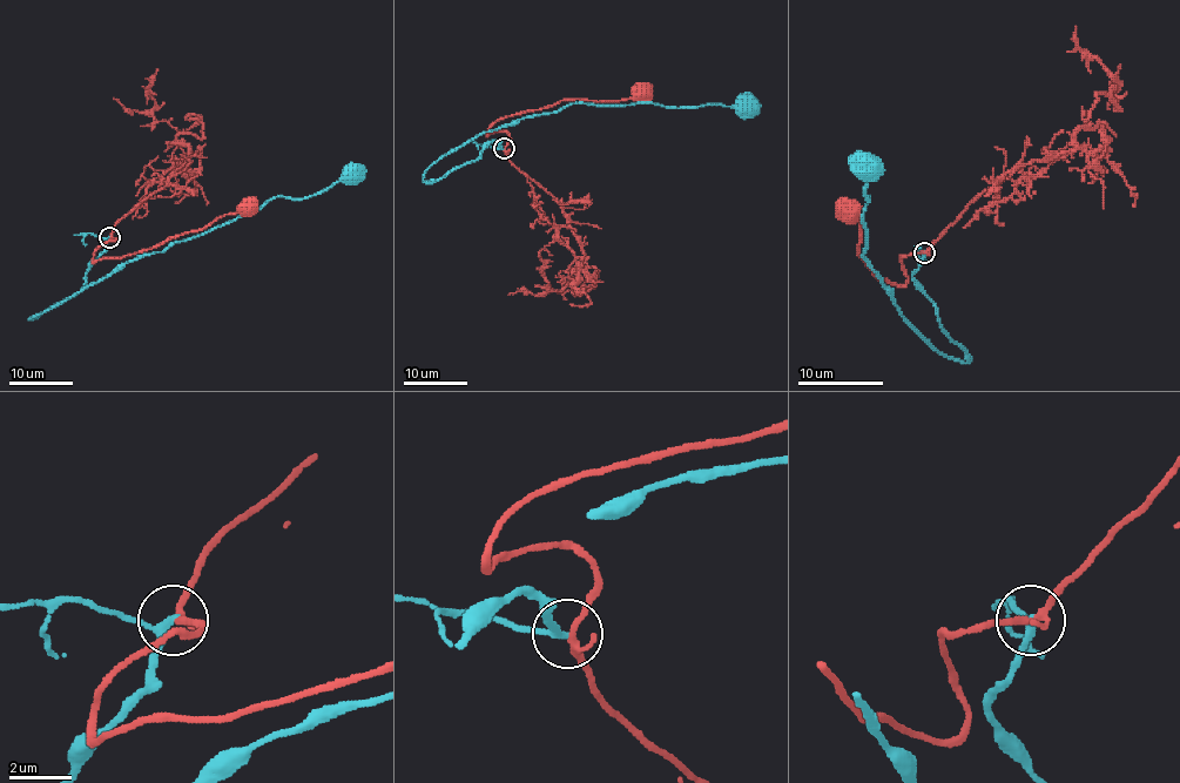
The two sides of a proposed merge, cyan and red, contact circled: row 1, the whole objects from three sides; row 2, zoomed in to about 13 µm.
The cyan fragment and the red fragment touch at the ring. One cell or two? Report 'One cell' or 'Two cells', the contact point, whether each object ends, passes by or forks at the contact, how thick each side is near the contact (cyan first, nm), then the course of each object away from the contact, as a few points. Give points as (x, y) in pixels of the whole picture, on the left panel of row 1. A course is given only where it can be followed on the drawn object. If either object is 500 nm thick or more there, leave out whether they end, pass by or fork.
Two cells. Place: (109, 237). At the ring cyan passes by. At the ring red forks. Thickness 200 nm (cyan) against 160 nm. Course of cyan: (108, 238), (82, 289), (28, 319), (129, 262), (276, 197), (307, 198), (354, 176). Course of red: (108, 238), (190, 161), (176, 136), (202, 136), (186, 117), (195, 115), (181, 132), (153, 115), (157, 69)

